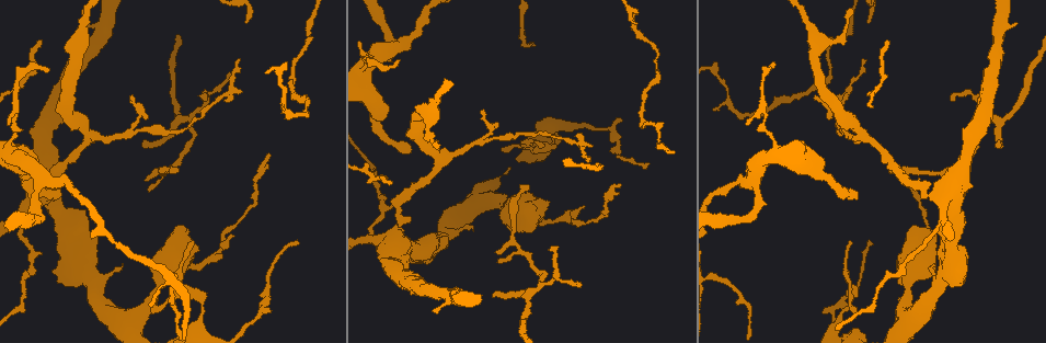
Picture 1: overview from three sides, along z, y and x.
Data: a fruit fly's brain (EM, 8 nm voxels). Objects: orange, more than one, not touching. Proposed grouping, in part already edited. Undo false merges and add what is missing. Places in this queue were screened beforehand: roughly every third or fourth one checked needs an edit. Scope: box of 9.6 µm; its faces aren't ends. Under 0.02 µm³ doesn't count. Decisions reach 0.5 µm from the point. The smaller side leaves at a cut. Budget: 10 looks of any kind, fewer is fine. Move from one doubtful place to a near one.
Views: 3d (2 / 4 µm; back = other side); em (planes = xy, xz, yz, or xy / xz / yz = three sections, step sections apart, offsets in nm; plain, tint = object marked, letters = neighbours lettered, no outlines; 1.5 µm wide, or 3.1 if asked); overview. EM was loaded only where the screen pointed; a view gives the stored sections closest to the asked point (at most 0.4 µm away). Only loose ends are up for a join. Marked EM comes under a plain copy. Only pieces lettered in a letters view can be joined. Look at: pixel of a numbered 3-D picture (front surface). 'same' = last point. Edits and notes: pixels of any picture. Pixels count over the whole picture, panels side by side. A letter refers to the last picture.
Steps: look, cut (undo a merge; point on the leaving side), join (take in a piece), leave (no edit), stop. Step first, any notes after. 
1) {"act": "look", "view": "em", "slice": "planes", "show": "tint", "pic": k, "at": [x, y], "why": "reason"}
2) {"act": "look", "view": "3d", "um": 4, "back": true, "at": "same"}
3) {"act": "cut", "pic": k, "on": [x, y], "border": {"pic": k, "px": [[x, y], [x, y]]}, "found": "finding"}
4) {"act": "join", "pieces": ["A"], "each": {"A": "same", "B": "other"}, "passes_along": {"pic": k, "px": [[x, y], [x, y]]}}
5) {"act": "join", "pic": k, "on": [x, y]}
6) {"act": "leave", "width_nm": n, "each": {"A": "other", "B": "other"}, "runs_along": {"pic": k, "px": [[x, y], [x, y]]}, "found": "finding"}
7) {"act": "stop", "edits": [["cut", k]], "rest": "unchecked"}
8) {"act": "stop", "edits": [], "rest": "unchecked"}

{"act": "look", "view": "em", "slice": "planes", "show": "letters", "pic": 1, "at": [527, 186], "why": "an open end"}

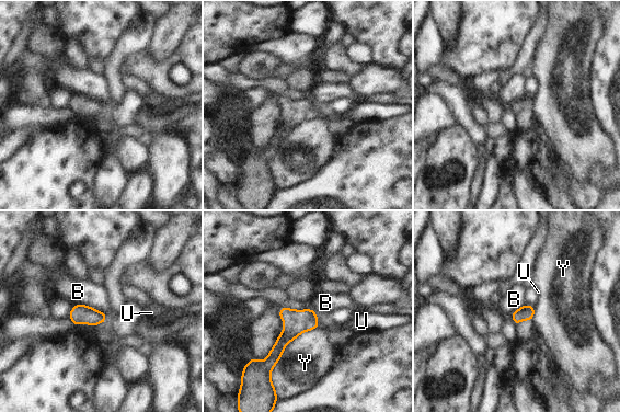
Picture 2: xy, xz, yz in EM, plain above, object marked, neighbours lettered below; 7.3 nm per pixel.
{"act": "leave", "each": {"B": "other", "U": "other", "Y": "other"}, "runs_along": {"pic": 2, "px": [[309, 311], [283, 340], [266, 366]]}, "found": "no lettered piece goes on from it"}

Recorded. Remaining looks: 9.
{"act": "look", "view": "em", "slice": "planes", "show": "tint", "pic": 1, "at": [101, 36], "why": "thick turns thin"}

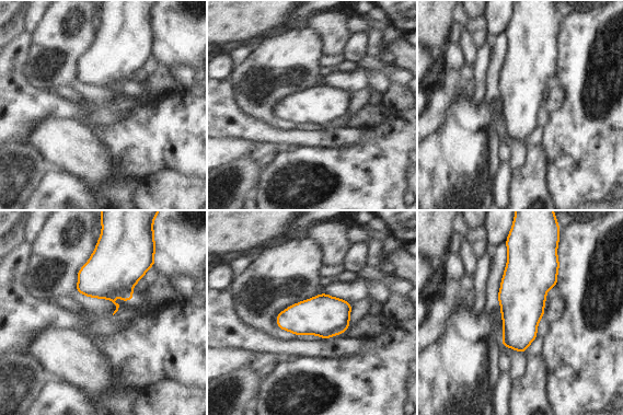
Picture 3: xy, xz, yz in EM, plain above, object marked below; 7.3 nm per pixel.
{"act": "look", "view": "em", "slice": "planes", "show": "letters", "at": "same"}

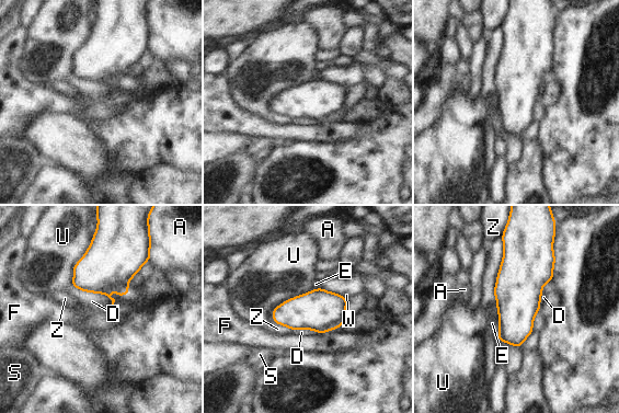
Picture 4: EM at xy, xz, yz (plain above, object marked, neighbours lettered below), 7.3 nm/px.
{"act": "leave", "each": {"A": "other", "D": "other", "E": "other", "F": "other", "S": "other", "U": "other", "W": "other", "Z": "other"}, "border": {"pic": 4, "px": [[307, 291], [279, 303], [273, 322]]}, "found": "continuous, no second neuron"}

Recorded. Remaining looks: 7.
{"act": "look", "view": "3d", "um": 2, "pic": 1, "at": [207, 97], "why": "thin end"}

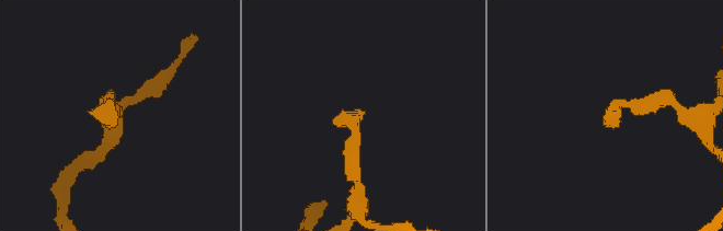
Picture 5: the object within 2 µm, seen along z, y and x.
{"act": "look", "view": "em", "slice": "xz", "step": 4, "show": "tint", "pic": 5, "at": [117, 122]}

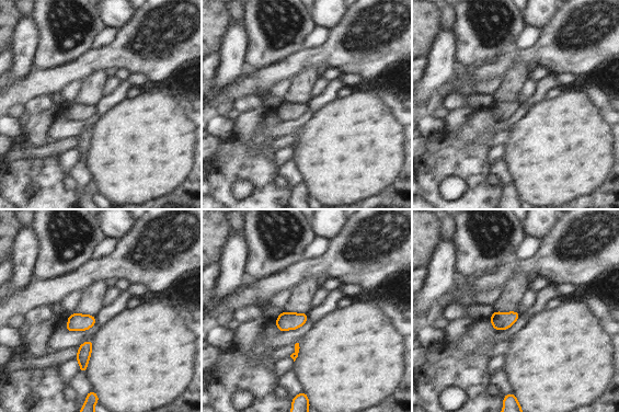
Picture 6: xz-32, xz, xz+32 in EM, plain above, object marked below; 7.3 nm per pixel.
{"act": "look", "view": "em", "slice": "planes", "show": "letters", "at": "same", "why": "cut it another way"}

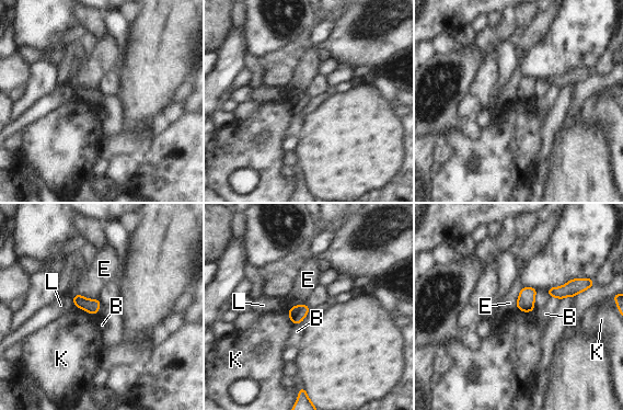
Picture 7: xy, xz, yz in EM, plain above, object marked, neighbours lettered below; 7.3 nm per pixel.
{"act": "leave", "width_nm": 110, "longest_contact_nm": ["K", 180], "each": {"B": "other", "E": "other", "K": "other", "L": "other"}, "found": "no lettered piece goes on from it"}

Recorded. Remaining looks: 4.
{"act": "look", "view": "em", "slice": "planes", "show": "tint", "pic": 1, "at": [32, 265], "why": "narrows sharply"}

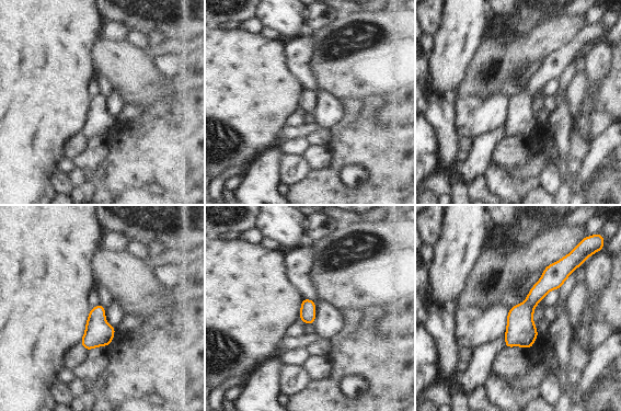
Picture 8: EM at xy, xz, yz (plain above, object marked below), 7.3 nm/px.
{"act": "look", "view": "em", "slice": "planes", "show": "letters", "at": "same"}

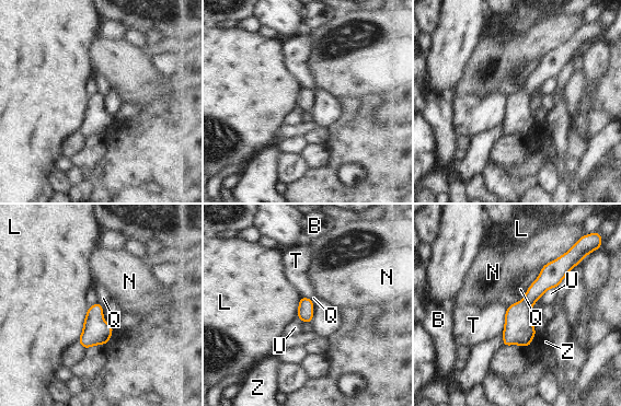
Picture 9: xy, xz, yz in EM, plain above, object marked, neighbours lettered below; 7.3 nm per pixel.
{"act": "leave", "width_nm": 110, "each": {"B": "other", "L": "other", "N": "other", "Q": "other", "T": "other", "U": "other", "Z": "other"}, "found": "all the same neuron"}

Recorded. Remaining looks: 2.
{"act": "stop", "edits": [], "rest": "unchecked"}

